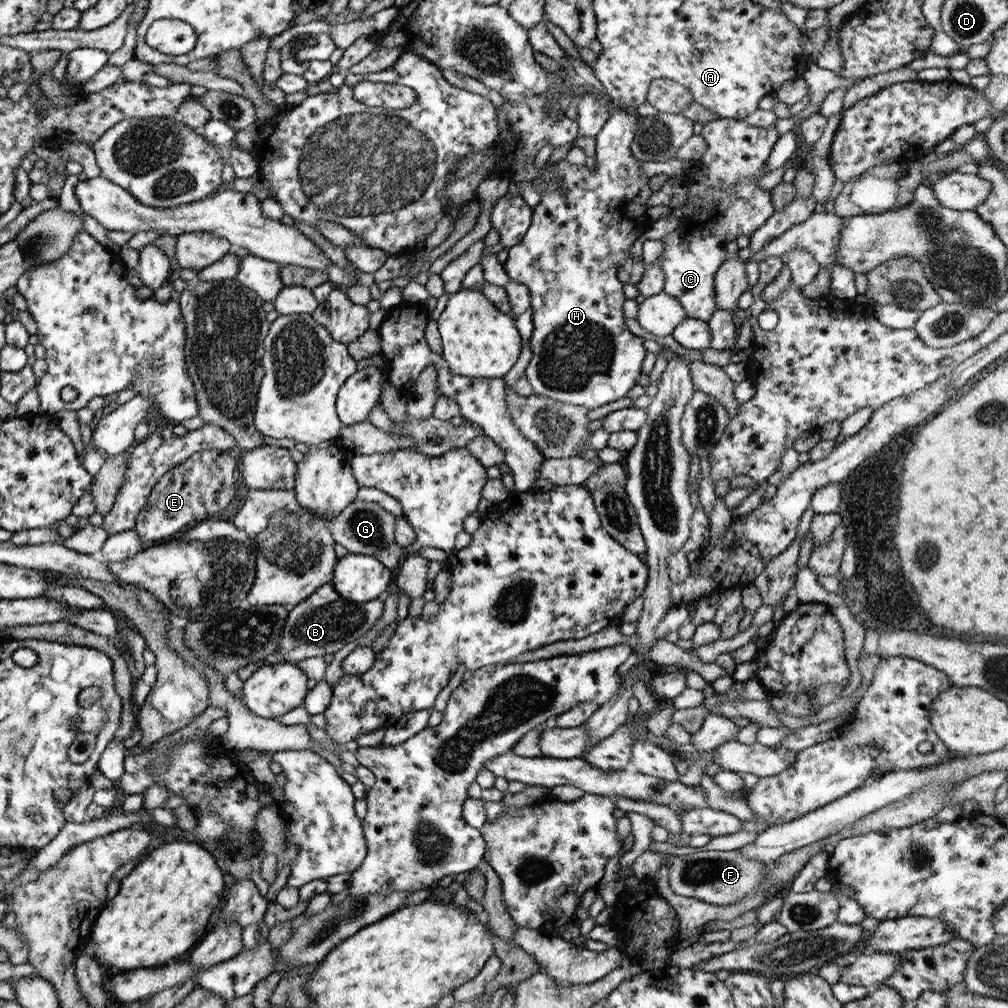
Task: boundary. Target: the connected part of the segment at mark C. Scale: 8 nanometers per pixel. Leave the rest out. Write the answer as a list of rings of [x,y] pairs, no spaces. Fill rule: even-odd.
[[[726,118],[702,125],[700,135],[706,150],[697,160],[702,167],[689,176],[695,182],[695,192],[689,192],[689,200],[697,200],[699,204],[695,211],[684,217],[678,229],[659,239],[665,242],[665,247],[653,262],[664,274],[662,292],[677,299],[686,318],[706,322],[717,309],[713,284],[716,270],[727,256],[722,247],[723,240],[735,240],[741,235],[750,237],[774,213],[770,190],[757,187],[757,180],[765,174],[762,171],[765,159],[779,140],[774,126],[757,128],[749,126],[744,119]],[[736,180],[746,183],[731,189]]]

